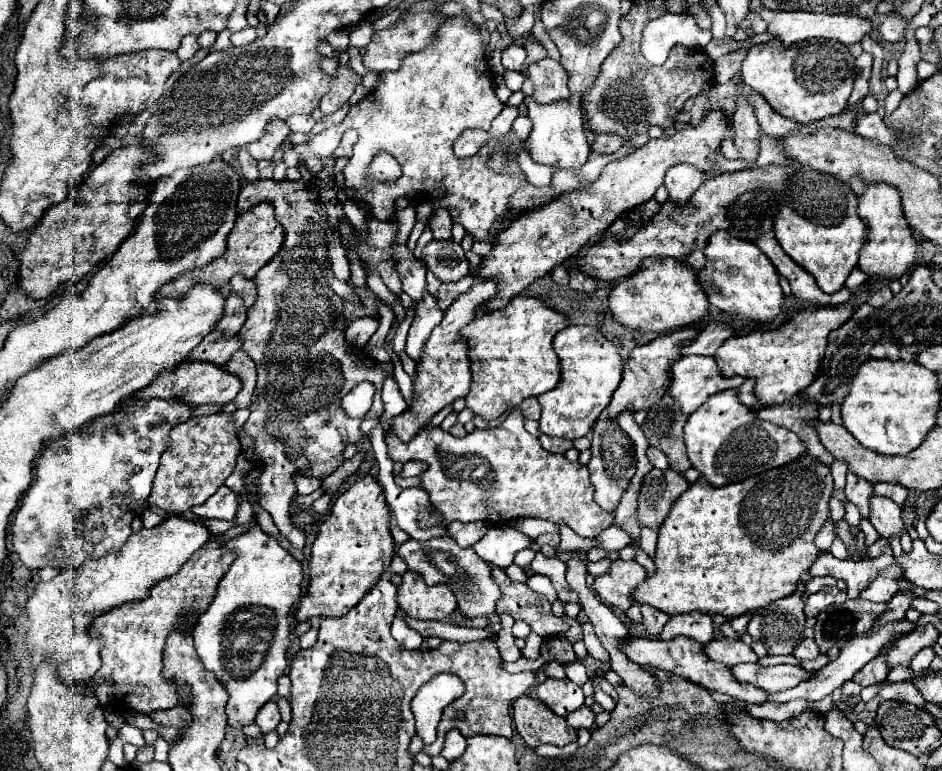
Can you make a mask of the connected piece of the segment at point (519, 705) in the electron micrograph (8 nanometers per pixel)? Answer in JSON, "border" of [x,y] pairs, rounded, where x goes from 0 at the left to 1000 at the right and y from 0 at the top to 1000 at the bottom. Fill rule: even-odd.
{"border":[[[559,901],[547,909],[545,935],[549,951],[557,958],[562,969],[572,969],[576,964],[598,969],[606,961],[613,961],[613,948],[602,940],[600,930],[591,930],[574,909]]]}

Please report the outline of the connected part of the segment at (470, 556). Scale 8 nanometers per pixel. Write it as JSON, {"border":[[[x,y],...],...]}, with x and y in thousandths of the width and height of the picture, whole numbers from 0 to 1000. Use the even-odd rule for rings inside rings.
{"border":[[[460,696],[453,702],[434,699],[424,709],[421,717],[432,730],[434,741],[447,743],[453,759],[464,759],[464,756],[477,759],[485,769],[485,782],[494,800],[517,798],[521,808],[530,805],[530,800],[525,798],[525,782],[532,774],[532,767],[519,746],[519,733],[511,728],[500,709],[489,712],[479,696]]]}

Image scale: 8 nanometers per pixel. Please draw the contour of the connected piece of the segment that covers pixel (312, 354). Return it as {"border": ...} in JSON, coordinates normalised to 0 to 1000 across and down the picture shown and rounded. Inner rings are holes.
{"border":[[[351,227],[347,232],[341,230],[341,243],[330,237],[330,235],[269,235],[260,237],[254,261],[252,261],[252,276],[262,276],[269,266],[283,261],[292,268],[292,281],[303,297],[303,313],[298,326],[281,344],[281,349],[275,349],[271,357],[271,370],[273,370],[273,390],[262,406],[262,416],[258,419],[256,429],[252,437],[258,442],[258,455],[269,466],[273,476],[273,502],[271,502],[271,515],[266,523],[266,538],[260,549],[260,562],[269,569],[269,593],[277,603],[277,616],[273,621],[273,652],[288,665],[296,691],[313,709],[322,715],[324,707],[324,691],[315,686],[309,676],[309,647],[315,639],[313,626],[311,626],[311,611],[320,611],[324,619],[339,619],[345,621],[351,616],[364,598],[362,588],[368,577],[381,575],[383,572],[383,543],[373,543],[364,528],[362,518],[383,494],[396,497],[398,502],[398,515],[396,525],[389,537],[389,542],[402,543],[407,530],[404,520],[404,502],[409,489],[417,489],[417,471],[402,471],[397,473],[383,468],[383,458],[375,453],[368,442],[366,435],[362,432],[364,427],[364,388],[358,385],[349,370],[345,367],[345,359],[339,351],[339,341],[347,333],[347,307],[345,297],[347,292],[360,292],[360,284],[366,281],[364,266],[358,263],[358,243],[351,235]],[[343,250],[356,250],[356,263],[343,261]],[[328,289],[339,289],[341,292],[341,310],[328,310],[324,307],[324,292]]]}

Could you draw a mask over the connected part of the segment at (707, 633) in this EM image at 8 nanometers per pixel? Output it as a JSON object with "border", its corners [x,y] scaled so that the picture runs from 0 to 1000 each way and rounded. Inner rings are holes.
{"border":[[[742,792],[725,795],[725,798],[714,798],[706,808],[706,813],[704,813],[704,818],[702,818],[700,826],[704,831],[712,831],[719,824],[727,824],[731,829],[738,829],[738,831],[751,837],[757,829],[757,805],[755,805],[755,798],[742,795]]]}

